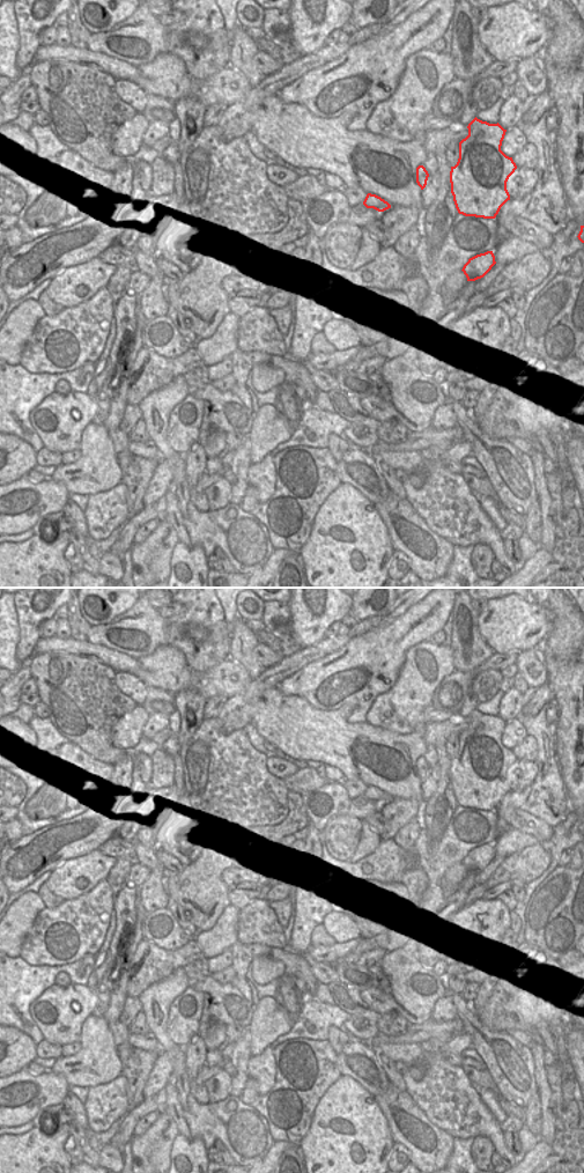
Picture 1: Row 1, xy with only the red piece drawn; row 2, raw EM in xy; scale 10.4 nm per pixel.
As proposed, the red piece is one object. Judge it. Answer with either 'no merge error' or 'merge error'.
no merge error

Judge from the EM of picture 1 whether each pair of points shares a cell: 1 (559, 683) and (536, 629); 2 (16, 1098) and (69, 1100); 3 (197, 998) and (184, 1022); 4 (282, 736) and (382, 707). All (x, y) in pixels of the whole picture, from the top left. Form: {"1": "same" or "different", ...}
{"1": "different", "2": "different", "3": "same", "4": "different"}

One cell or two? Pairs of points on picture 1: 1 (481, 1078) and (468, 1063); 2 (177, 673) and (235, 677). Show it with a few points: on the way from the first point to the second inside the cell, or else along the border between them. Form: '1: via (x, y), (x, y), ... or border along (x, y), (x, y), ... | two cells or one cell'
1: via (479, 1075), (472, 1067) | one cell
2: via (191, 679), (221, 679) | one cell

